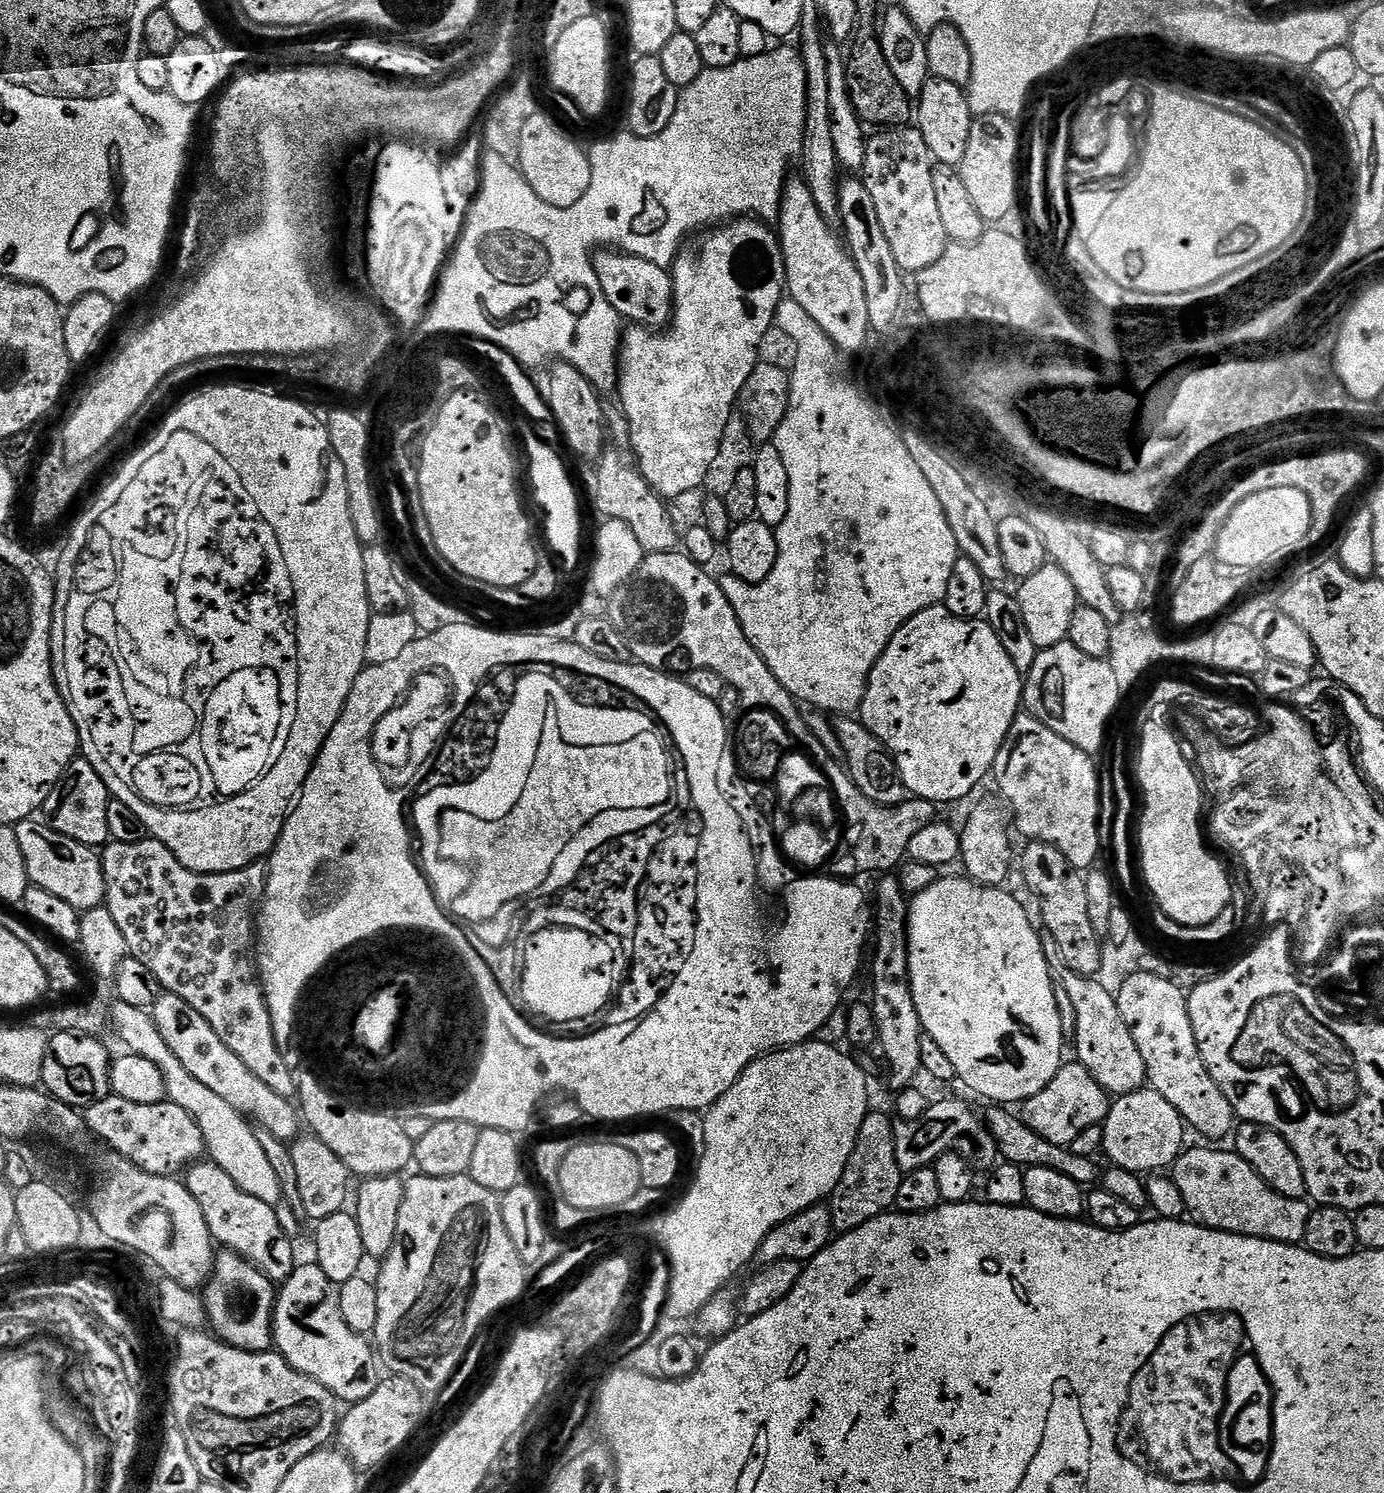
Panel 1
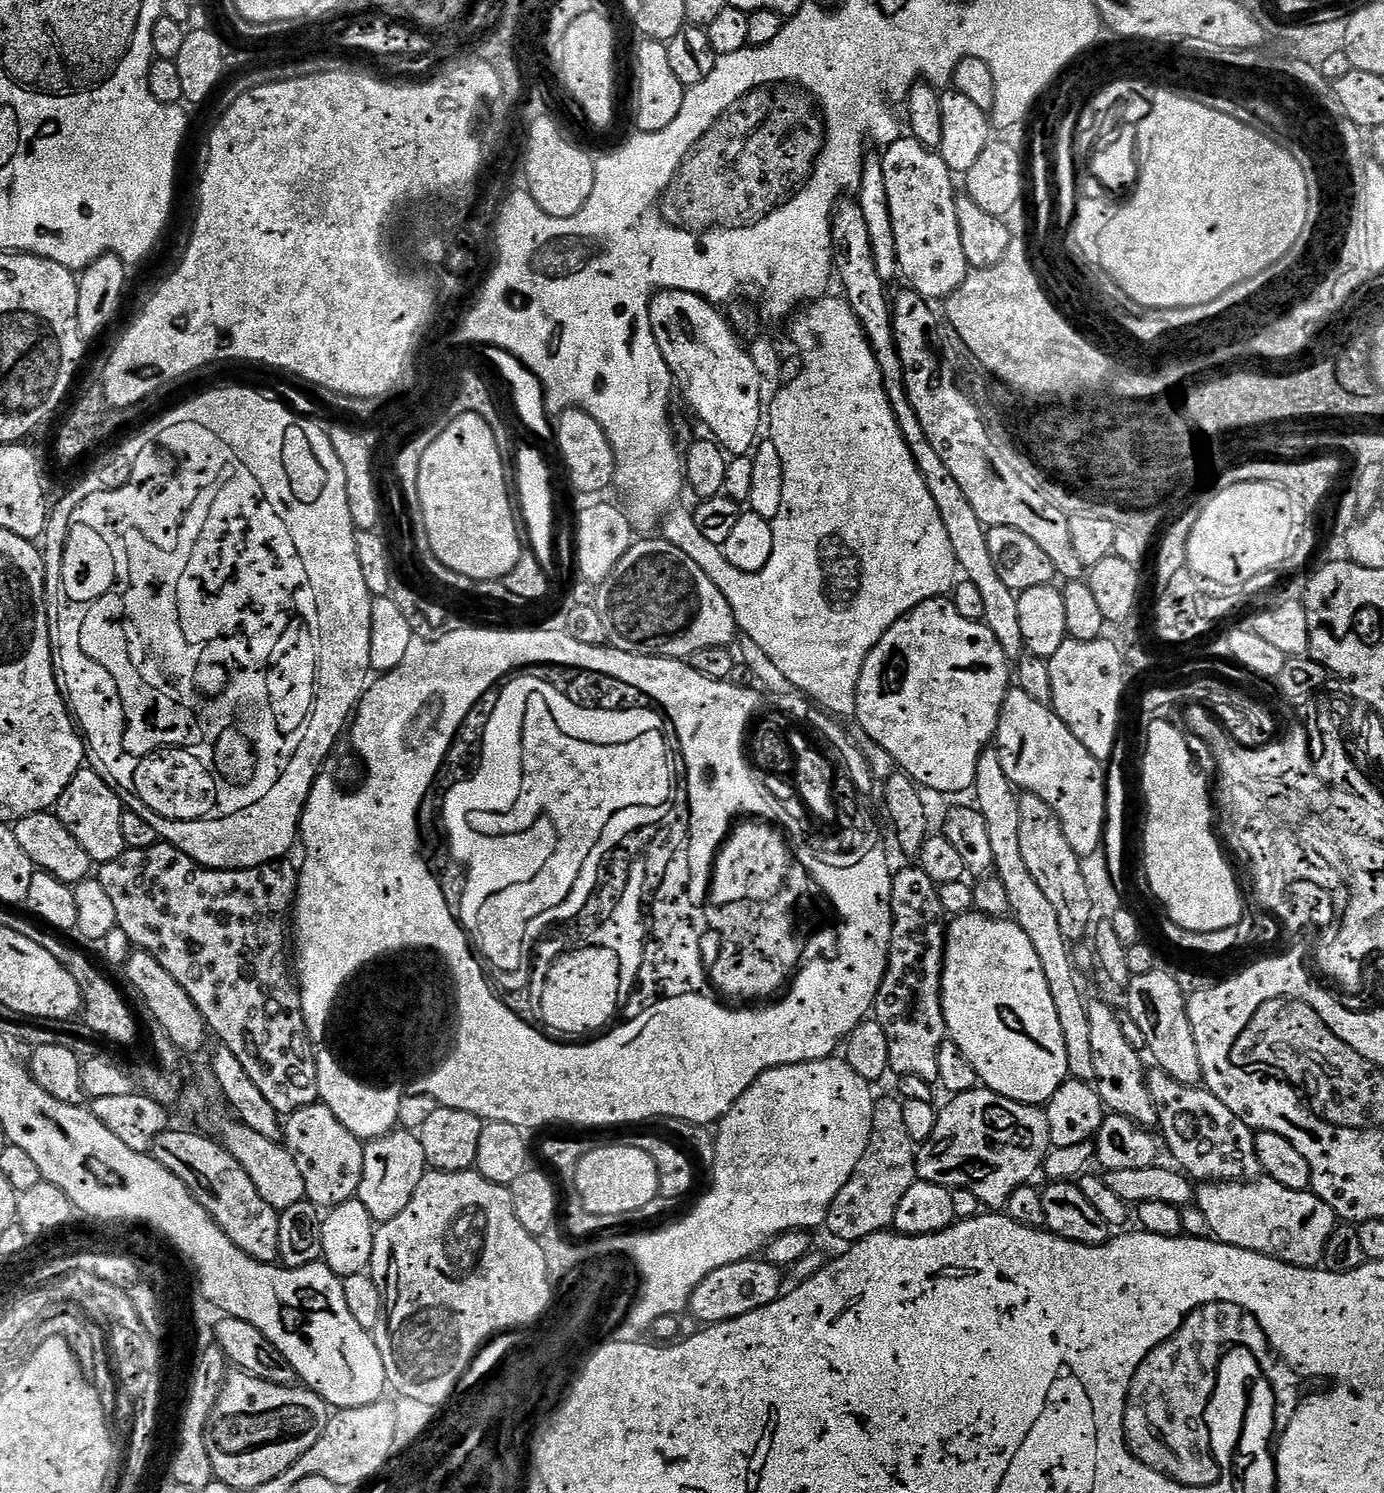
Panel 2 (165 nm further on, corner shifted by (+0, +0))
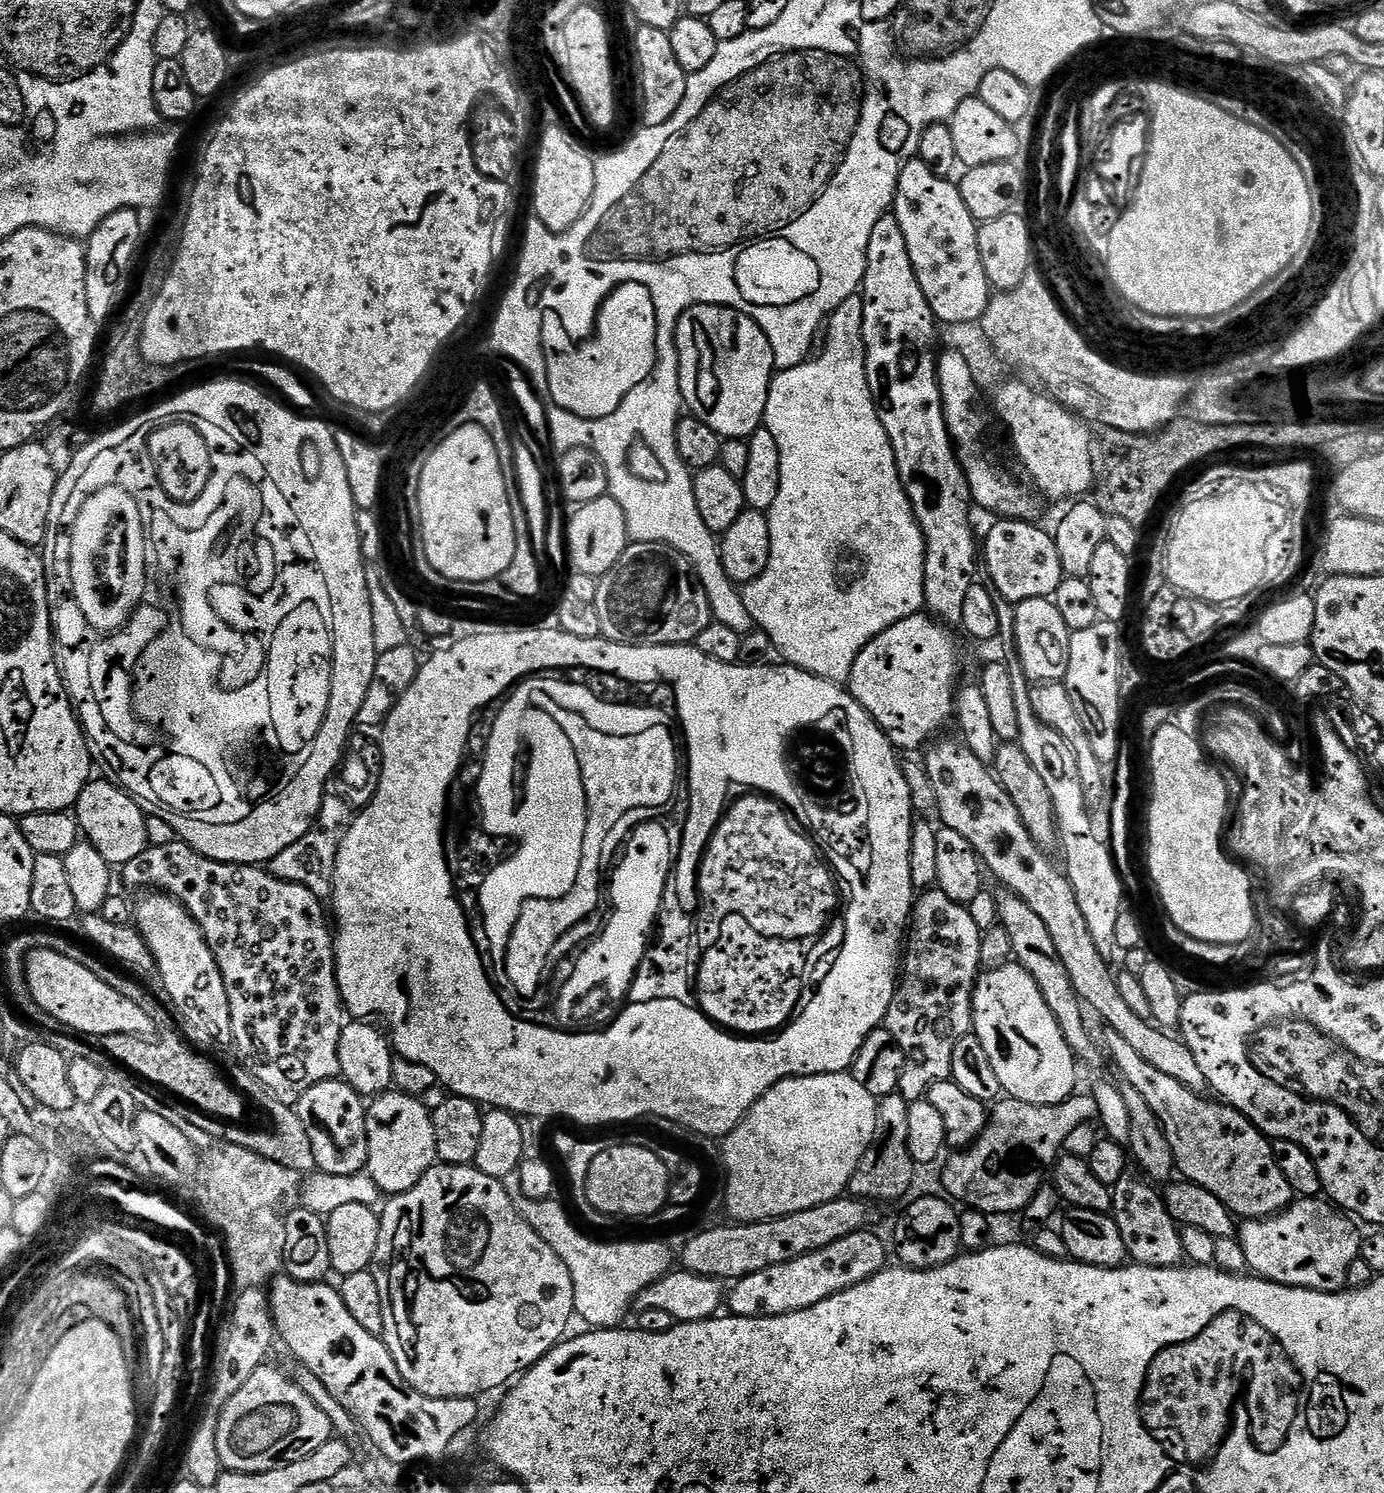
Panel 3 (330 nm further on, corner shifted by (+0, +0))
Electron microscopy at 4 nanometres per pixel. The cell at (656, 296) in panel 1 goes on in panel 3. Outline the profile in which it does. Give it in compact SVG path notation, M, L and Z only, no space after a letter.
M695 304L693 308L687 308L686 311L684 311L682 318L678 318L678 326L676 327L676 349L678 350L678 366L680 367L680 399L683 407L687 409L691 415L700 419L706 426L710 426L710 428L724 440L743 440L751 436L757 428L763 425L766 398L772 385L772 377L777 371L777 366L776 359L774 358L774 350L770 346L770 338L766 338L764 331L762 331L749 316L733 308L725 308L722 304Z

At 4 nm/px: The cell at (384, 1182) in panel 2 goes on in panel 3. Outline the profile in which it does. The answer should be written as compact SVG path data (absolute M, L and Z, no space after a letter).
M381 1092L367 1105L366 1138L368 1139L368 1167L370 1178L381 1193L389 1197L408 1192L437 1163L434 1146L434 1122L429 1105L407 1096L404 1092Z

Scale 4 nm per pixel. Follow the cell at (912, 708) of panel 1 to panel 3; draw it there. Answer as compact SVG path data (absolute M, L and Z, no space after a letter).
M917 614L878 634L854 662L854 670L846 682L847 691L869 712L897 749L923 749L953 719L961 677L960 652L952 632L951 627L931 615Z

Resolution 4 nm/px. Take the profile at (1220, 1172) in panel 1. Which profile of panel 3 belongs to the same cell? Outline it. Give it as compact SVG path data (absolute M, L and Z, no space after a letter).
M1296 1198L1277 1216L1264 1220L1244 1220L1238 1228L1242 1254L1246 1254L1248 1272L1261 1280L1278 1282L1291 1288L1309 1288L1319 1292L1342 1292L1348 1288L1348 1271L1360 1259L1360 1241L1357 1221L1345 1214L1335 1204L1324 1198Z

